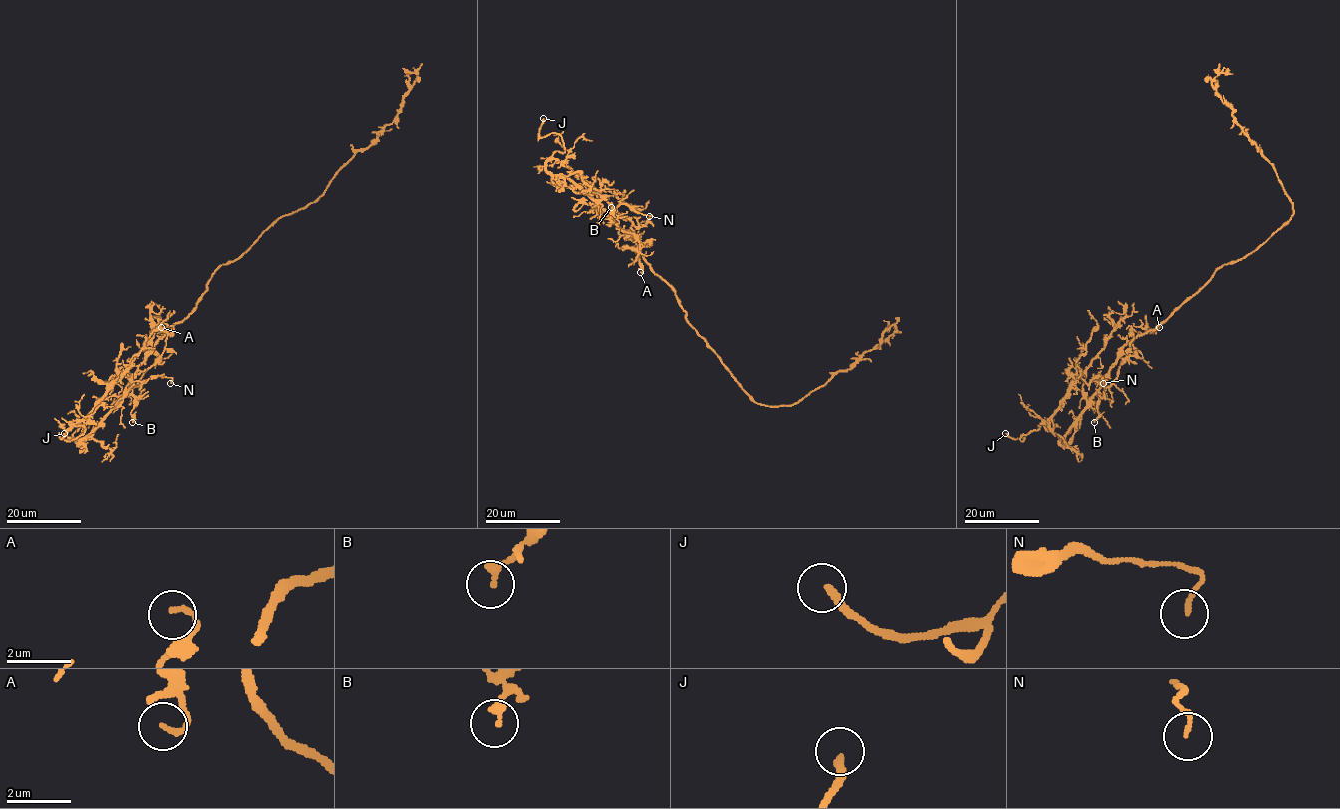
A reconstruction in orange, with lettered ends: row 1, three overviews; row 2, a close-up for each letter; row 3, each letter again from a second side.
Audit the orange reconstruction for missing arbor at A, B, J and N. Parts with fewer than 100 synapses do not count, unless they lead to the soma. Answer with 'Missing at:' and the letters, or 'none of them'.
Missing at: J

